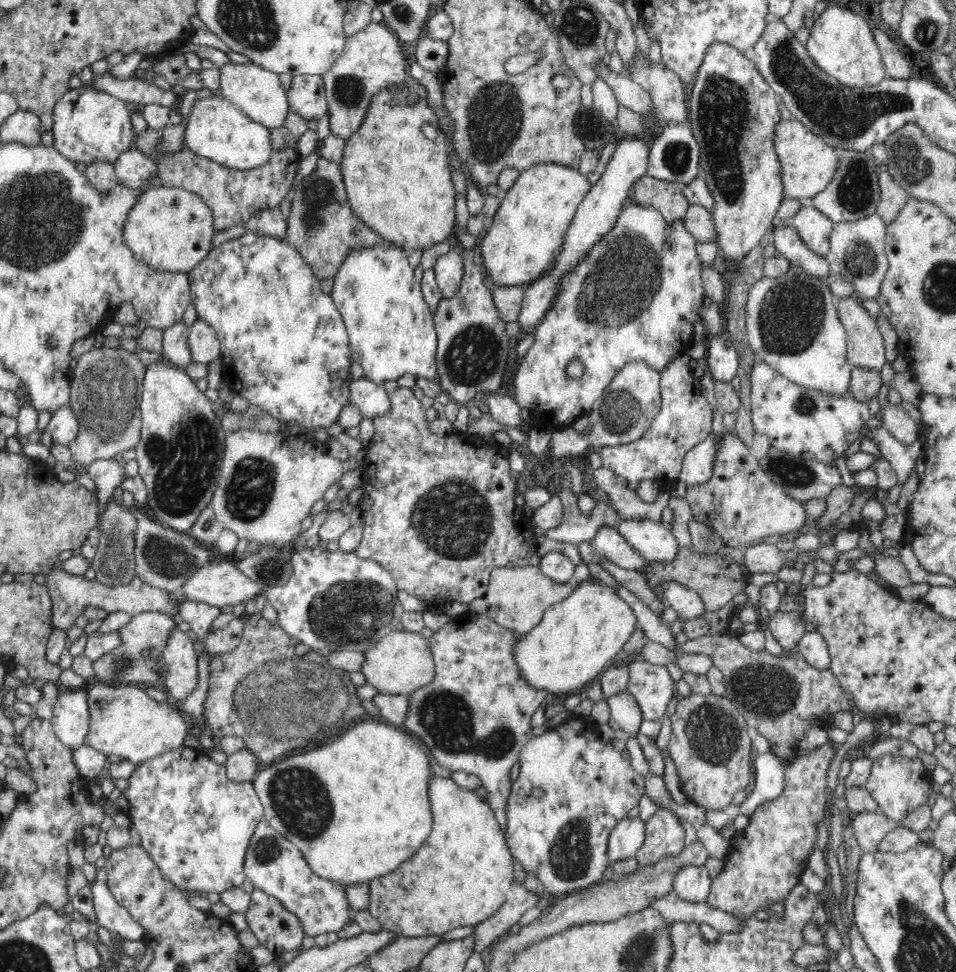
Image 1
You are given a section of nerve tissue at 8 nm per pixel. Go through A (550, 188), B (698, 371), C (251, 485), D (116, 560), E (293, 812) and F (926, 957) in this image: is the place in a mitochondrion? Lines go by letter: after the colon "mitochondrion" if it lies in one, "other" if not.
A: other
B: other
C: mitochondrion
D: mitochondrion
E: mitochondrion
F: mitochondrion

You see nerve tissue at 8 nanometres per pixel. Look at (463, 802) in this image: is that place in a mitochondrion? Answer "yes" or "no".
no

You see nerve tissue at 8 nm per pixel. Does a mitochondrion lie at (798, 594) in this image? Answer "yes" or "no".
no

